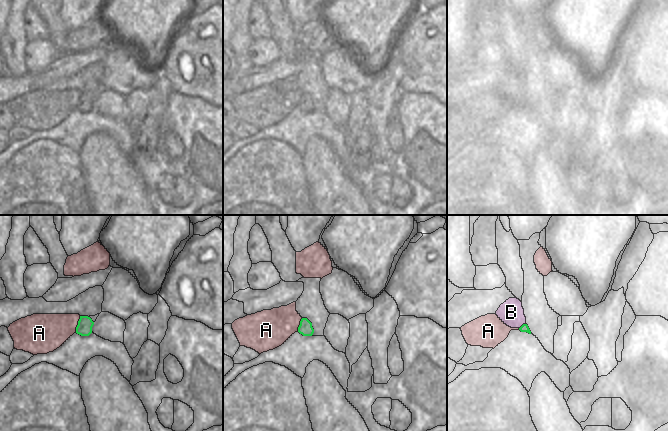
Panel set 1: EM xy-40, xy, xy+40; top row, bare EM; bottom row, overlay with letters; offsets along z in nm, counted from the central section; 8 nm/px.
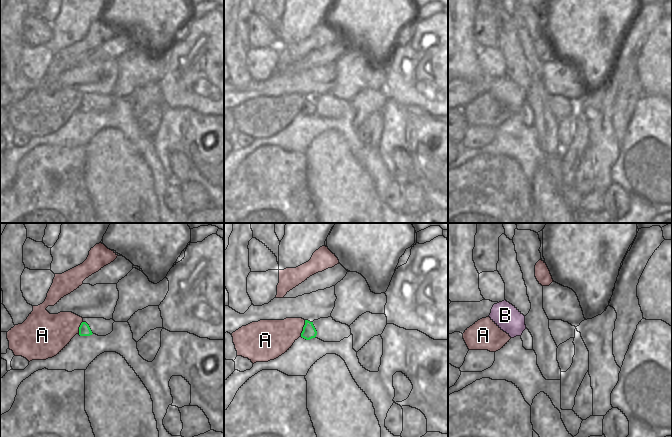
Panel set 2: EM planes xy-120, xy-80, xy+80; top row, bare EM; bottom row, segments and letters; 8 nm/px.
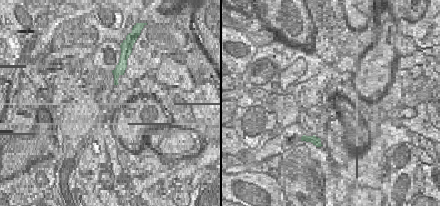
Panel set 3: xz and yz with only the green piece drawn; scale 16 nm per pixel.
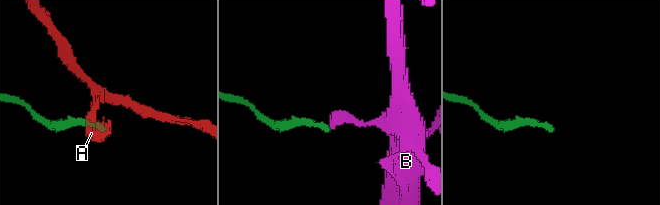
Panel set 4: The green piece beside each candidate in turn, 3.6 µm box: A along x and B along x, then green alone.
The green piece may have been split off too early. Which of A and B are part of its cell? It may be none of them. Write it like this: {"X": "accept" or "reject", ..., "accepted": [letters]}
{"A": "reject", "B": "reject", "accepted": []}

